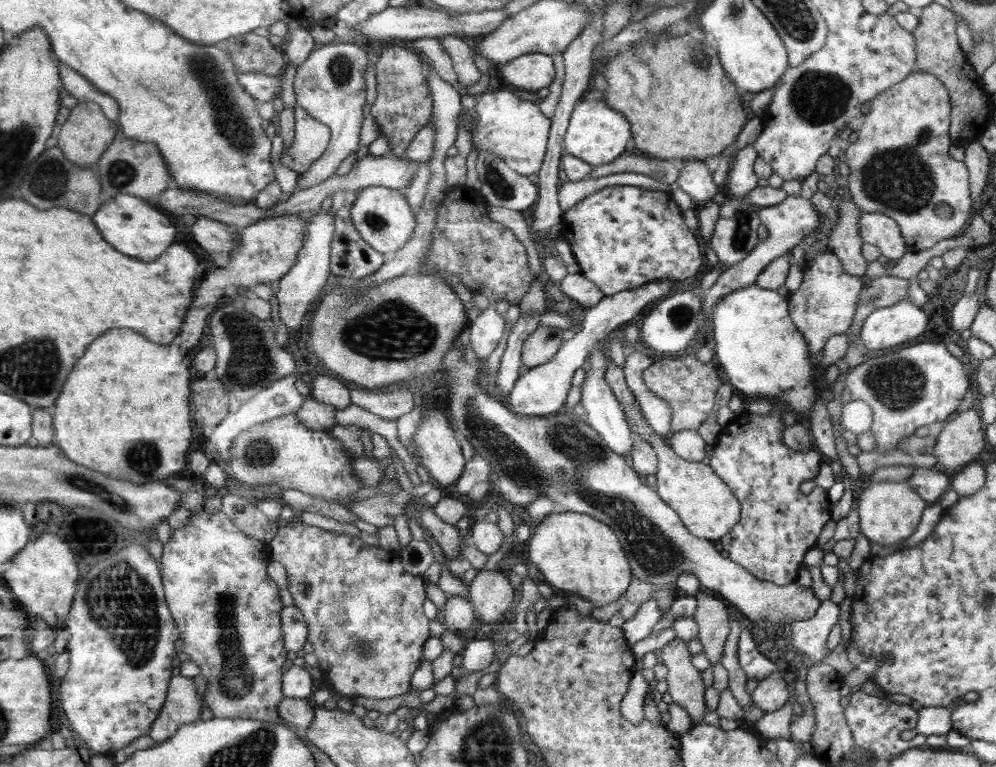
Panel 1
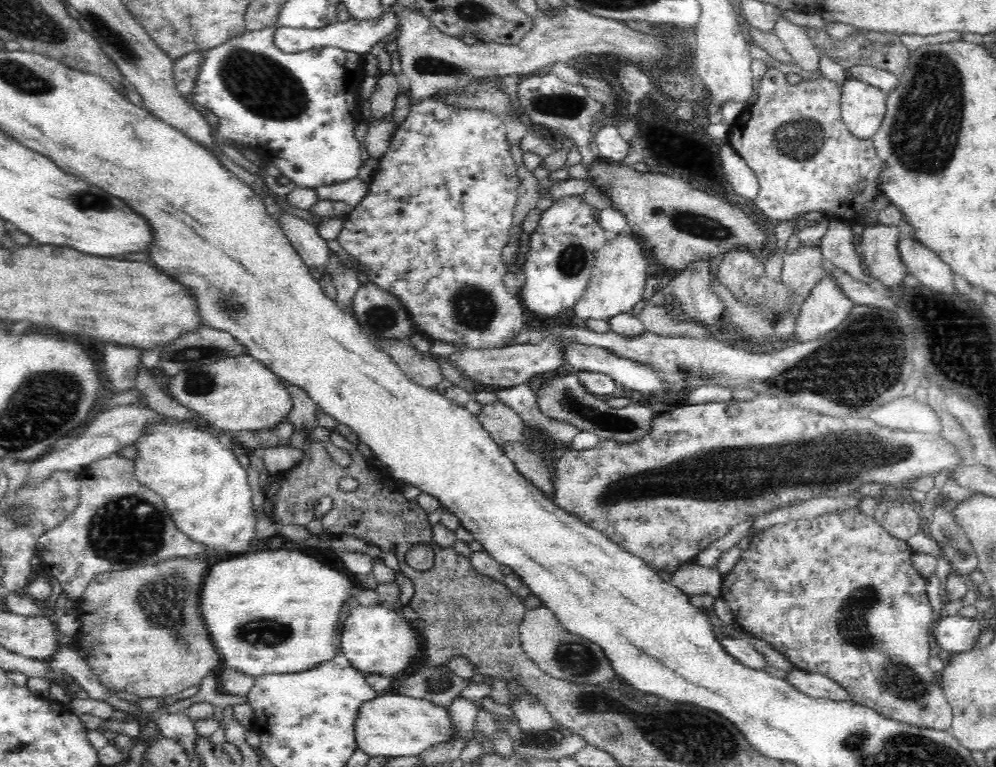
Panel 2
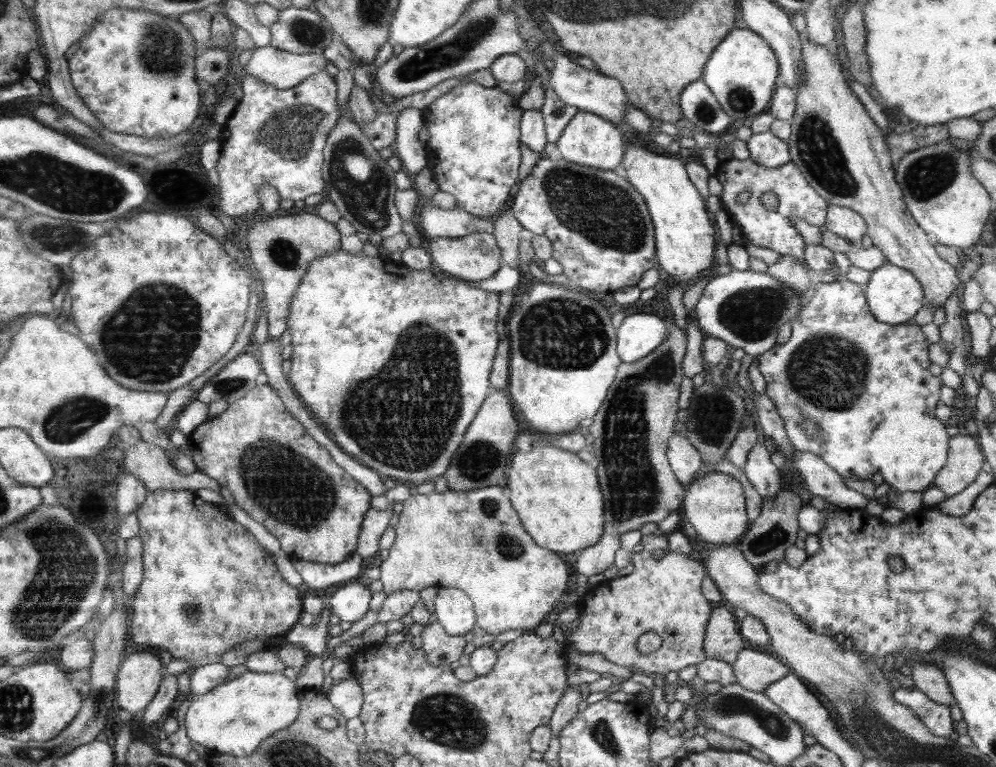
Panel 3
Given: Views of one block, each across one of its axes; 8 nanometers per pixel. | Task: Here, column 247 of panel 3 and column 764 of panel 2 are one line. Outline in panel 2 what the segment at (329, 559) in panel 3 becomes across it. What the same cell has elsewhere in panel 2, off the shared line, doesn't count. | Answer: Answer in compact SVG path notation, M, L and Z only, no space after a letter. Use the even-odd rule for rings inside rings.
M758 392L756 398L751 401L711 402L679 404L672 412L663 412L651 420L652 428L642 438L634 442L620 442L617 440L600 440L598 446L590 450L574 450L569 448L556 464L554 472L554 503L562 510L578 516L586 525L602 531L612 542L618 543L630 554L641 558L650 568L656 569L662 575L671 575L684 563L690 562L710 546L711 542L726 536L732 526L746 520L755 520L758 515L770 512L775 508L791 505L801 500L818 498L818 496L848 496L858 495L858 490L867 482L879 482L889 489L892 486L906 483L908 480L922 475L930 475L932 478L944 468L952 470L955 466L964 464L965 453L960 452L954 444L949 443L941 434L906 432L905 430L892 430L878 426L869 417L834 418L824 416L816 410L807 410L782 402L767 392ZM730 403L735 403L740 408L737 416L730 417L726 408Z

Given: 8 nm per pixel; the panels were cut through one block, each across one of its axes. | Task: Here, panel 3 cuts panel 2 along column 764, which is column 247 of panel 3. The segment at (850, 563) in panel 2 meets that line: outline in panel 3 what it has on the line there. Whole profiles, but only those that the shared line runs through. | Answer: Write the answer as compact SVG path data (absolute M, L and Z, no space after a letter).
M159 489L150 491L135 513L139 522L139 537L143 542L143 579L136 594L128 601L129 640L133 646L157 653L167 650L173 658L183 658L194 668L208 663L221 662L223 654L242 642L266 641L273 637L286 636L292 626L299 622L303 607L301 595L298 593L298 584L285 581L277 571L273 556L255 539L255 536L239 522L219 511L213 503L198 500L194 491Z

